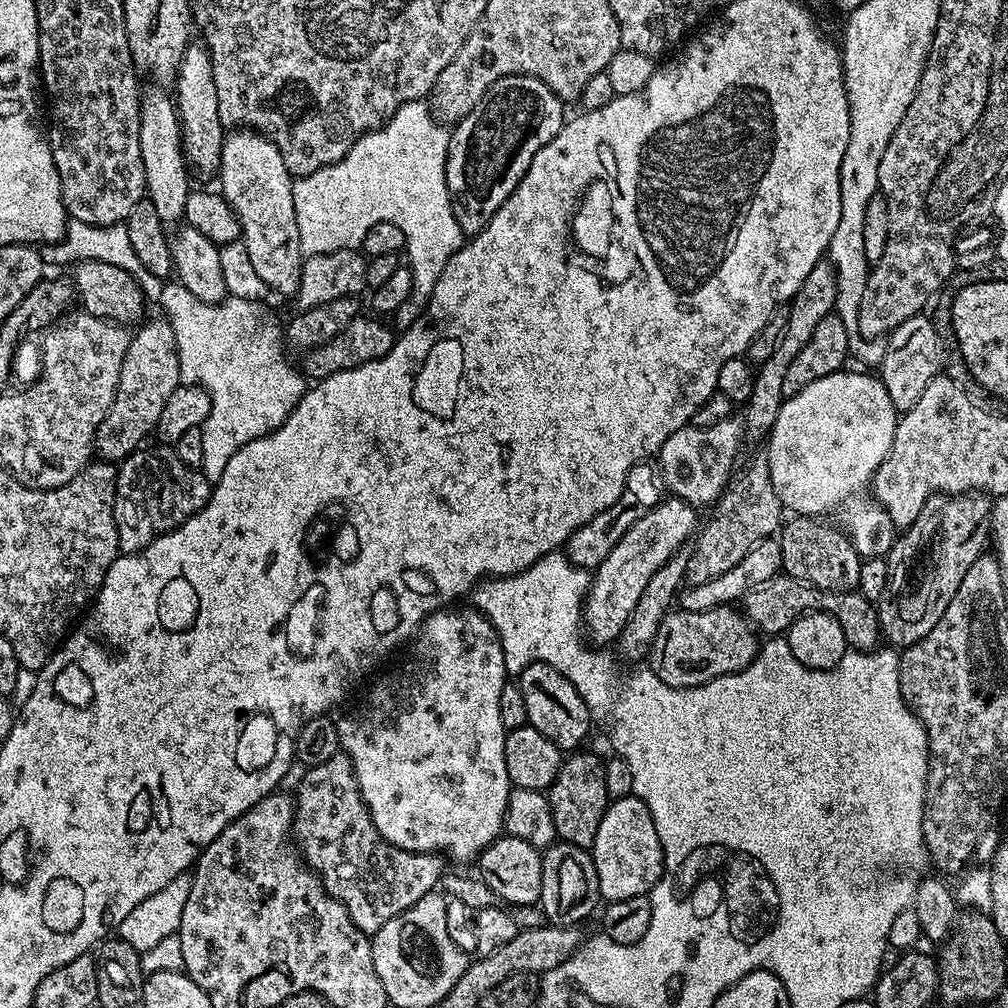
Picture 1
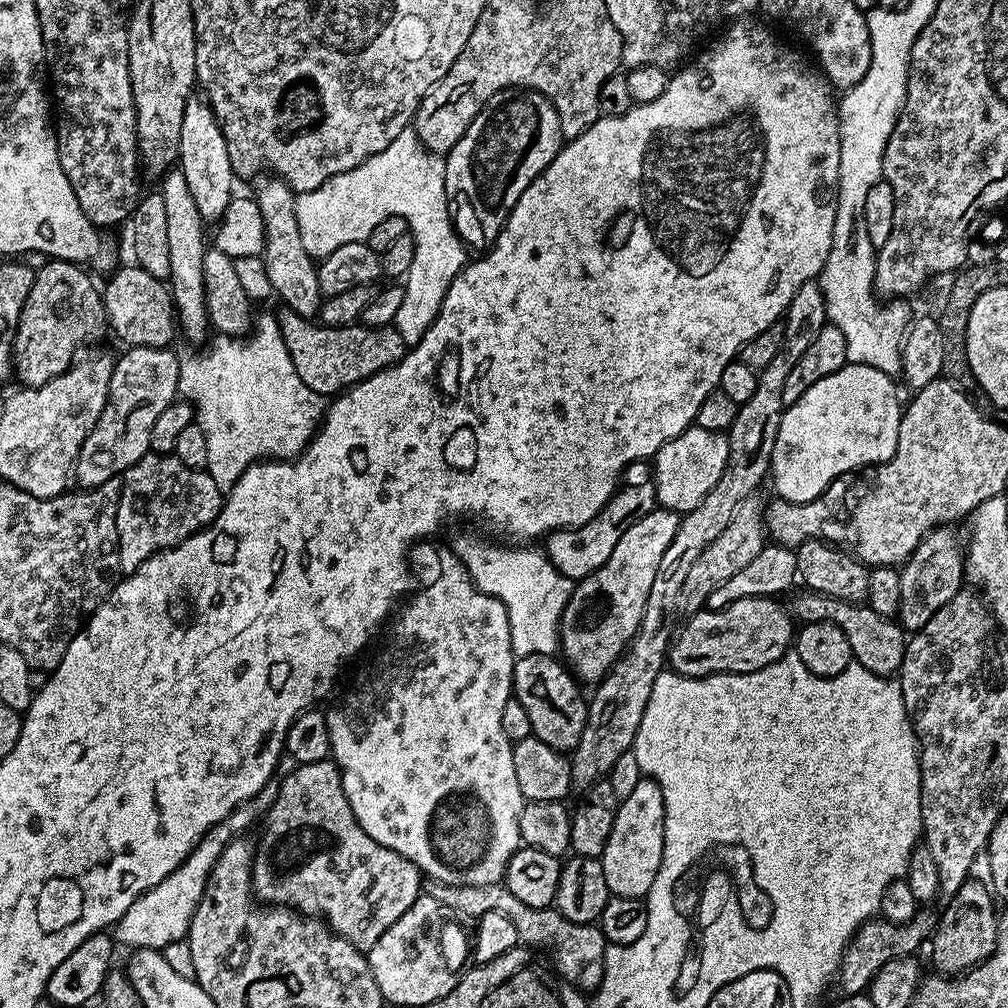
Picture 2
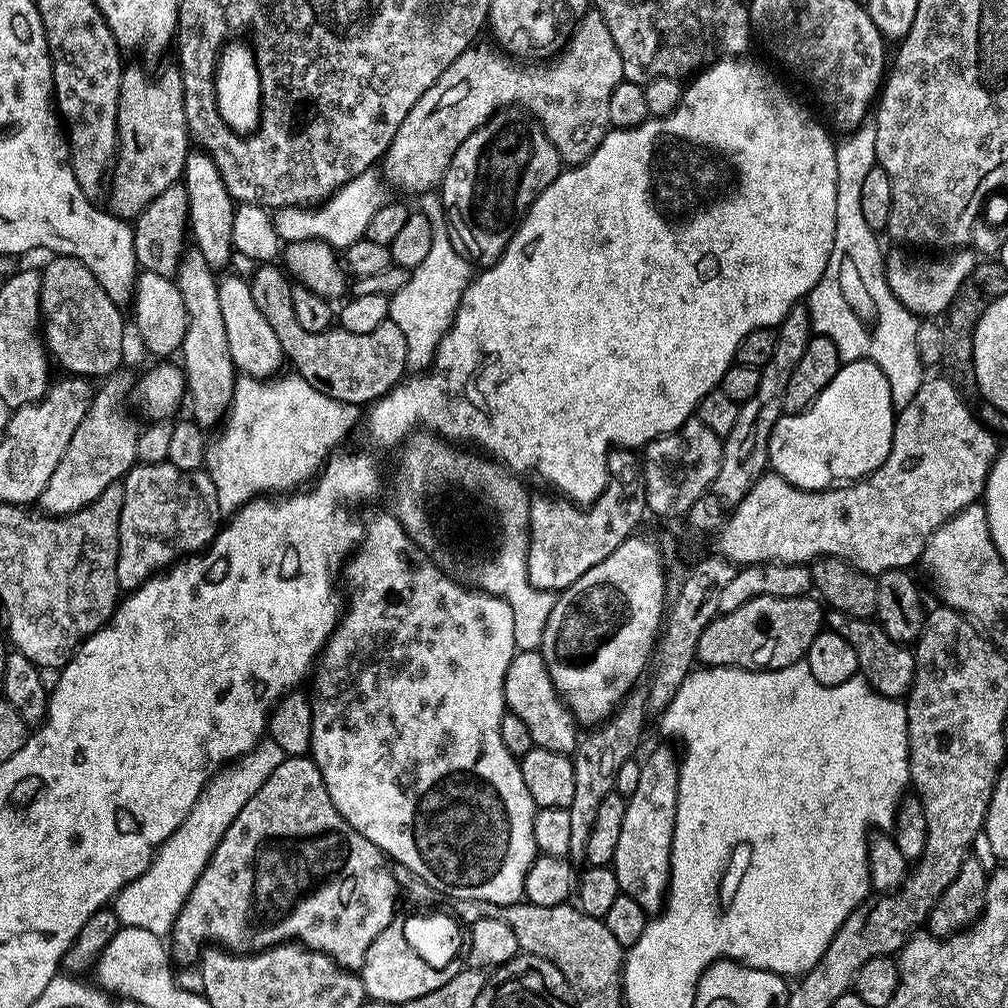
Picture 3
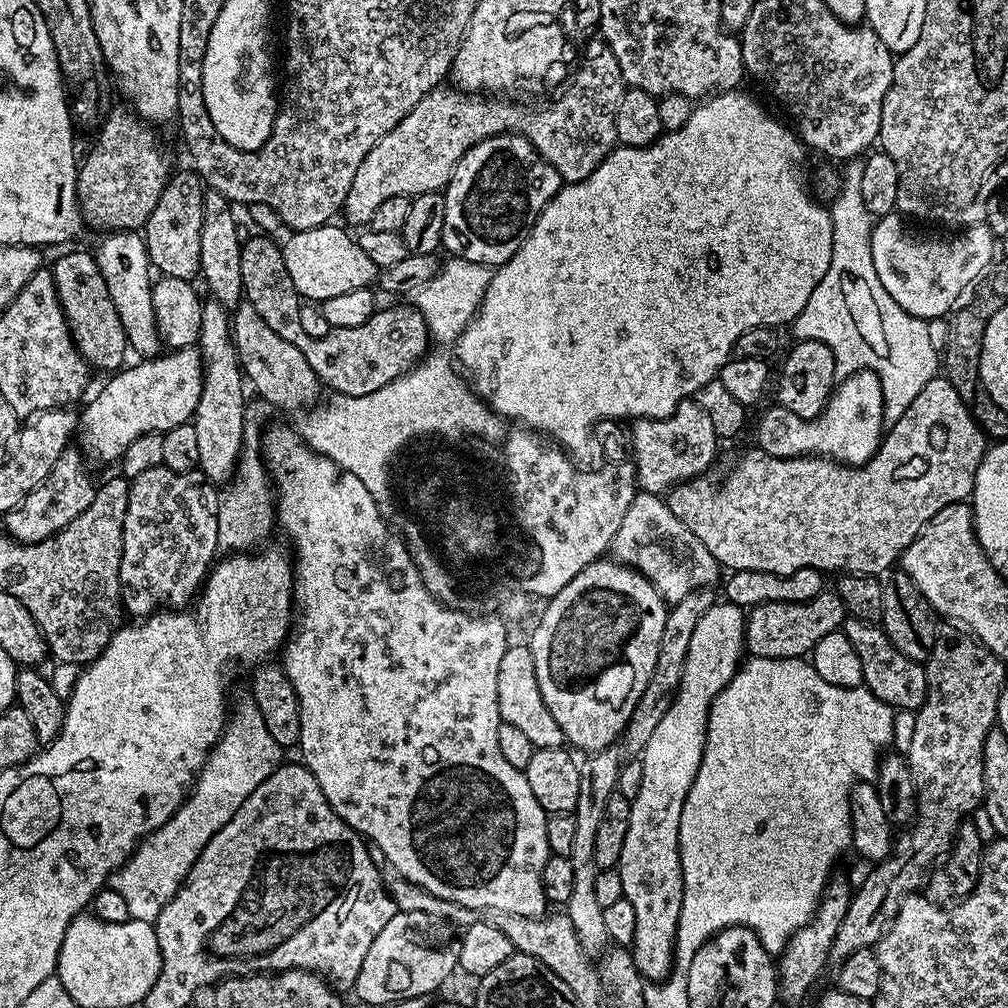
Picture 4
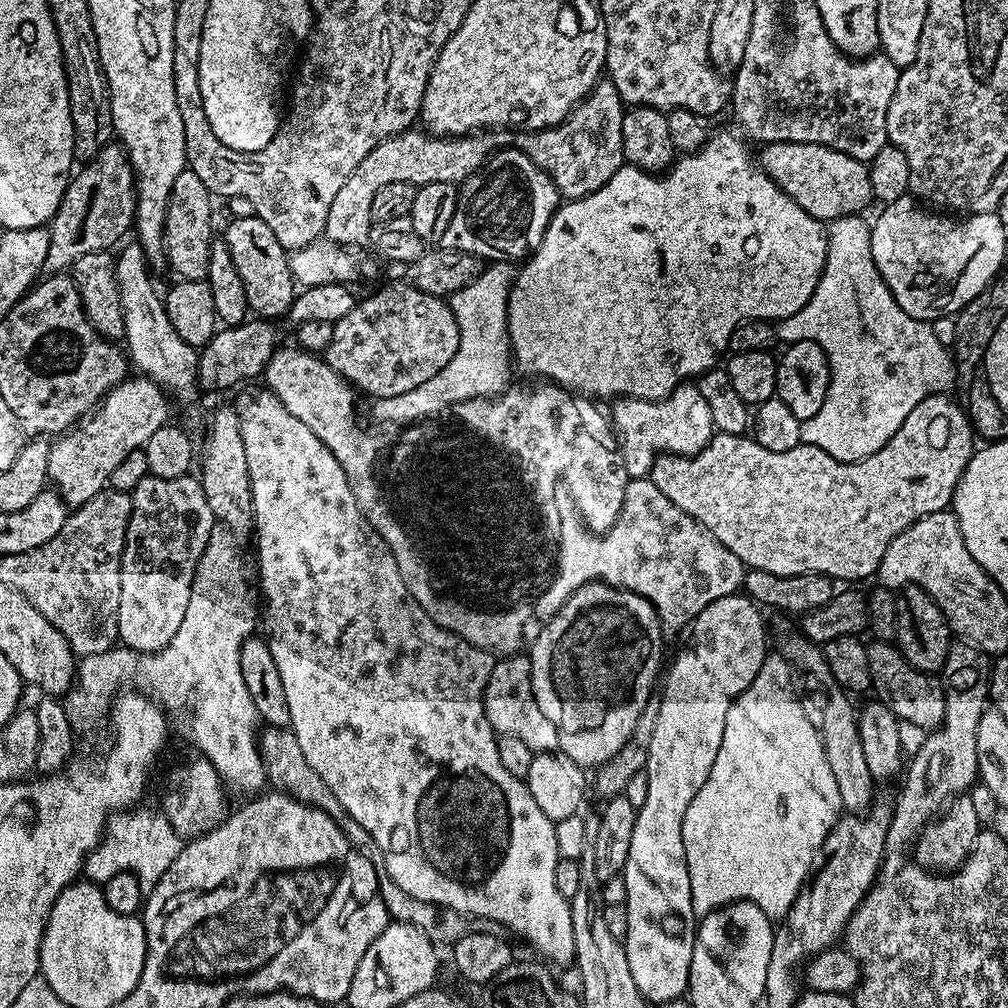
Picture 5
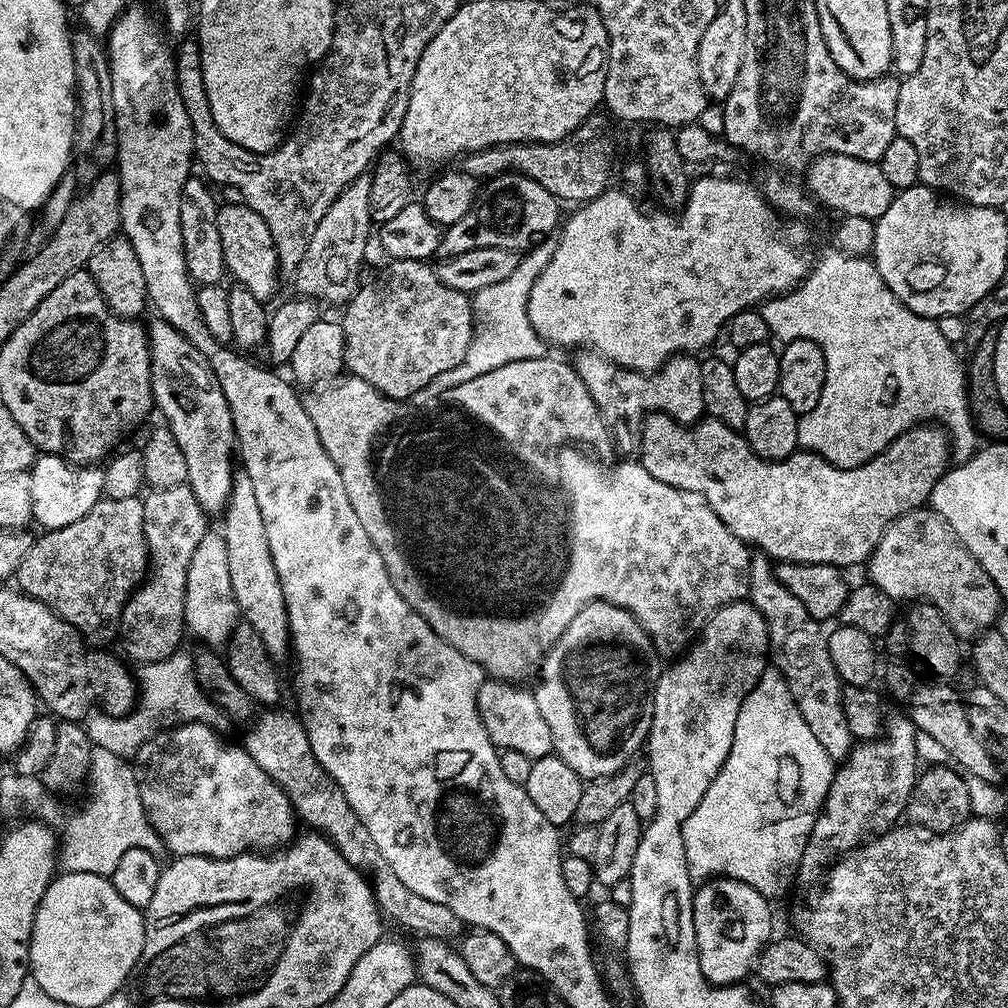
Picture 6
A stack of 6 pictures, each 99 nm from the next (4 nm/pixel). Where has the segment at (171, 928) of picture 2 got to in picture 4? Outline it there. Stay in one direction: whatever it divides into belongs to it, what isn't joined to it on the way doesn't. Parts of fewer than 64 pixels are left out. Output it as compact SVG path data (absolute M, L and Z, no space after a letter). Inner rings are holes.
M244 694L237 700L235 697L234 707L225 723L224 732L220 735L219 742L209 752L208 760L199 774L200 796L189 795L184 805L163 826L144 837L136 845L128 861L108 878L107 887L118 890L118 894L122 894L131 919L141 920L147 924L156 921L158 914L162 914L162 906L166 906L166 902L170 902L170 898L174 898L174 894L184 884L188 871L202 854L206 842L210 842L210 838L214 838L214 834L218 834L218 830L222 830L222 826L226 826L226 822L234 818L238 806L242 806L242 802L246 802L246 798L250 798L250 794L254 794L254 790L258 790L258 786L262 786L262 782L266 782L266 778L270 778L270 774L280 767L282 763L280 755L282 755L280 744L274 742L270 730L266 730L266 722L262 722L262 710L258 710L252 695Z

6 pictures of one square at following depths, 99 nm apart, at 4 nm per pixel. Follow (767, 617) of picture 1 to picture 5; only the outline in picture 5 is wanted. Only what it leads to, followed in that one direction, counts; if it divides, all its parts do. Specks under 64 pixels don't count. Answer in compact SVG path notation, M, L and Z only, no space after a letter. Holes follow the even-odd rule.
M872 642L867 645L868 661L870 662L870 682L872 683L871 691L874 693L875 699L880 700L886 706L886 710L890 710L896 715L896 719L905 725L913 724L916 728L924 728L923 730L931 730L939 728L944 720L944 685L935 675L927 672L919 672L916 668L910 666L910 662L906 662L906 658L892 642Z

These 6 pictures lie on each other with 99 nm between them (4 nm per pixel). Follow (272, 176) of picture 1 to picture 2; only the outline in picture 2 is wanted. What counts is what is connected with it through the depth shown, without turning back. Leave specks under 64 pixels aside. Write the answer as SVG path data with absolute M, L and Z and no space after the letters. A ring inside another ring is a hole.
M264 174L254 192L254 199L265 223L265 244L262 253L264 276L283 307L304 320L319 317L322 293L318 286L317 261L302 246L302 234L298 230L296 196L287 182Z

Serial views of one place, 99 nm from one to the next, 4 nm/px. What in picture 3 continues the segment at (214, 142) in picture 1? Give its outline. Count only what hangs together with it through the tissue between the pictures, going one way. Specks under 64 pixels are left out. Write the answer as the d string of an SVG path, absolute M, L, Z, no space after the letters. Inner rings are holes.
M202 150L189 151L182 177L184 189L188 194L188 222L191 241L200 249L202 258L209 262L213 270L222 270L234 256L232 228L236 204L225 183L222 182L217 166L210 155Z

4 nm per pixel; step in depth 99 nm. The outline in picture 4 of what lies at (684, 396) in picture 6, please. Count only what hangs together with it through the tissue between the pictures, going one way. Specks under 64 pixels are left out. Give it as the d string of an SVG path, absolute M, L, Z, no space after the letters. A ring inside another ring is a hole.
M692 398L683 400L674 414L664 420L635 421L630 428L630 437L637 485L645 492L657 494L667 494L687 480L705 475L716 456L718 445L710 417Z

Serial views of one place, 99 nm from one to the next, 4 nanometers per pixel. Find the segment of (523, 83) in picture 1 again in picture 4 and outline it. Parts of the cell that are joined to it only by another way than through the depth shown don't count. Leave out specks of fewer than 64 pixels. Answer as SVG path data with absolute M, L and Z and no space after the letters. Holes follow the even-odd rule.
M503 132L500 136L494 138L486 138L482 142L478 142L470 150L466 150L466 154L462 154L462 158L458 162L458 166L454 166L454 174L450 178L448 187L443 189L444 205L446 206L446 214L444 215L444 225L442 226L442 248L448 251L449 257L457 260L465 260L466 262L478 262L489 266L499 266L517 252L522 246L522 242L526 242L526 238L532 233L532 228L536 224L536 219L542 214L542 210L547 206L550 200L553 200L562 187L562 181L558 170L554 170L554 166L550 166L550 162L542 159L534 150L534 146L530 146L530 142L526 137L519 136L513 132Z

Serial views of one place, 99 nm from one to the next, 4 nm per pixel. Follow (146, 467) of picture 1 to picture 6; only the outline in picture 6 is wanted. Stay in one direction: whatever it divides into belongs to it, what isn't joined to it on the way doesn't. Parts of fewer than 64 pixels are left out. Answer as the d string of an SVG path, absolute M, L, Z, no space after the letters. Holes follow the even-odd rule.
M188 483L151 489L143 497L143 502L150 571L124 604L118 629L118 637L124 643L123 655L133 656L141 665L165 660L181 647L180 639L186 636L186 574L190 570L190 558L194 558L194 550L198 550L198 542L202 542L210 530L209 513L205 512L198 498L194 498L194 490Z

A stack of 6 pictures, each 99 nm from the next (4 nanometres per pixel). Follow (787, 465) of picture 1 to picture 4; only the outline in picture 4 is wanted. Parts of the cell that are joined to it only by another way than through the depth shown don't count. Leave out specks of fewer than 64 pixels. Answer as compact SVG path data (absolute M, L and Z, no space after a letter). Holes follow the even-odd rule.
M855 372L837 383L828 404L813 420L798 418L790 410L771 406L756 424L759 451L774 458L822 456L849 466L863 466L879 452L880 441L886 432L884 395L875 372Z

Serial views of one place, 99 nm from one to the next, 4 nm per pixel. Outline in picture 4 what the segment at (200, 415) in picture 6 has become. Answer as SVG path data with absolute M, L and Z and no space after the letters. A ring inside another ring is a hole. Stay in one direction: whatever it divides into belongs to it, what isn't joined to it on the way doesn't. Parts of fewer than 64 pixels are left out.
M139 231L115 233L111 238L104 238L94 248L94 255L102 270L102 278L106 278L106 290L110 290L114 310L118 310L118 318L122 318L122 330L128 339L129 349L133 353L137 352L137 357L140 358L157 355L161 351L162 341L158 334L152 301L154 272L148 262L143 235Z

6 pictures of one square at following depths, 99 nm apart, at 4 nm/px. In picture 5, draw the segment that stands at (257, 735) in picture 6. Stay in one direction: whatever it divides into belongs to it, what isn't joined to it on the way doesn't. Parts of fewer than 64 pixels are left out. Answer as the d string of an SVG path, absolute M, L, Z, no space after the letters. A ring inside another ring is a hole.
M265 727L259 733L258 739L267 783L275 791L285 792L287 796L292 796L298 802L322 810L330 818L334 818L334 822L346 834L349 842L372 862L378 878L380 897L386 906L389 917L395 923L418 926L418 930L422 930L422 934L426 934L426 938L430 938L432 943L437 946L457 944L470 931L469 917L465 916L463 912L456 912L453 908L441 908L439 904L422 902L422 898L414 898L410 894L406 894L406 890L402 890L402 886L398 886L398 882L394 882L394 878L390 878L390 870L386 870L382 850L378 850L374 838L370 838L370 834L366 834L366 830L362 830L362 826L358 826L358 822L354 822L354 818L350 818L346 814L346 810L338 802L338 798L334 798L334 790L330 790L330 786L326 786L326 782L322 782L322 778L318 778L318 774L314 774L314 770L310 770L310 762L306 762L302 749L298 747L298 738L294 738L291 727Z

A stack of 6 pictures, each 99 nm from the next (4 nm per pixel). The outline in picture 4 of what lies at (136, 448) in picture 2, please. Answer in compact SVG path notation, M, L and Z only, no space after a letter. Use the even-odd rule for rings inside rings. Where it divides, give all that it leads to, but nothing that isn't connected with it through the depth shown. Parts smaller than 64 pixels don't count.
M70 446L62 453L42 483L30 490L17 508L3 513L2 526L9 536L20 544L37 544L70 526L70 522L90 506L97 489L97 485L92 484L91 478L84 473L84 464L85 457L75 447Z

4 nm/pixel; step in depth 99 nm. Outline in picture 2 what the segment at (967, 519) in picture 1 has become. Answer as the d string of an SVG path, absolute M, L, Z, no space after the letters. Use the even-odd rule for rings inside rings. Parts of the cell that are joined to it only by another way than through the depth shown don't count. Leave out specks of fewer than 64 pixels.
M941 526L925 534L922 542L908 555L900 574L900 611L898 620L909 633L917 632L956 592L961 591L965 583L964 552L962 551L962 536L955 532L952 526Z

